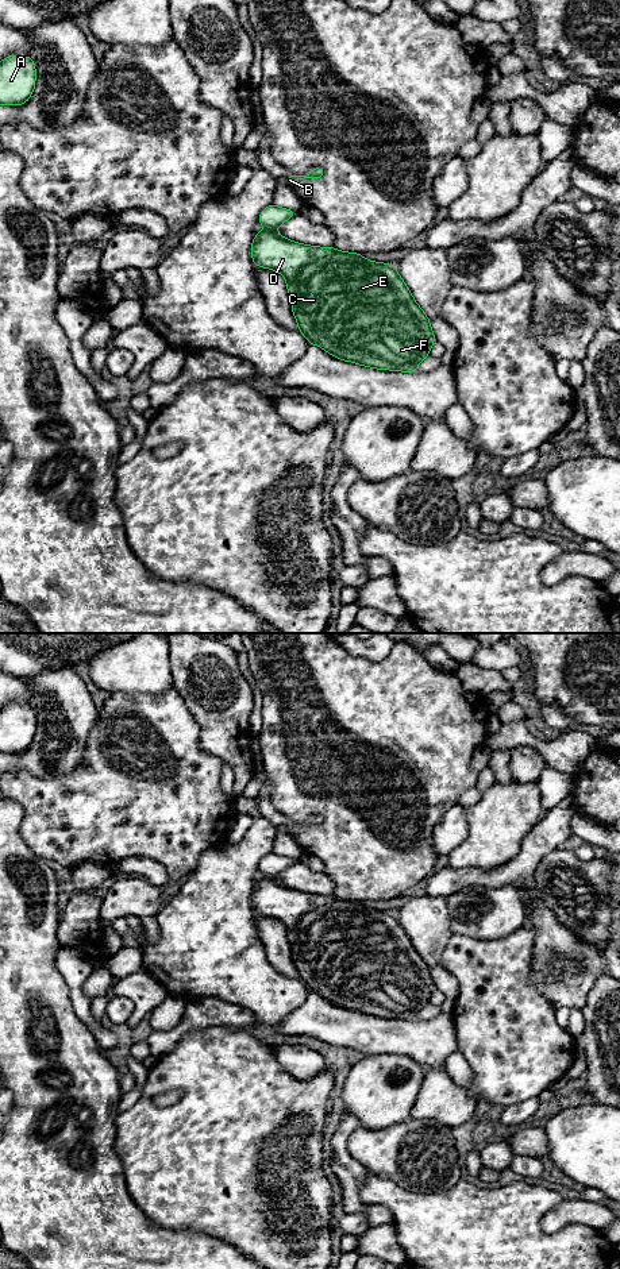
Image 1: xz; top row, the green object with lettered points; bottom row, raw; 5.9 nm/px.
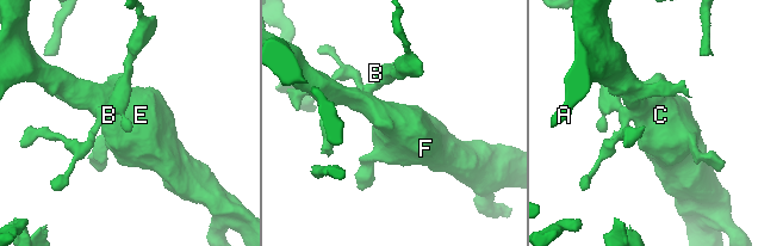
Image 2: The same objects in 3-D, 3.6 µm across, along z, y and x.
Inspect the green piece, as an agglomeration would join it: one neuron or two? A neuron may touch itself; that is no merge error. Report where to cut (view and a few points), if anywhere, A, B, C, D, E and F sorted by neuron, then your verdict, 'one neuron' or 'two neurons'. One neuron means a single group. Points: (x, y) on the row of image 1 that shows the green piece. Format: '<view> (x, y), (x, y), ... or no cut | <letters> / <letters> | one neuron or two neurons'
xz (265, 228), (273, 231) | A C D E F / B | two neurons

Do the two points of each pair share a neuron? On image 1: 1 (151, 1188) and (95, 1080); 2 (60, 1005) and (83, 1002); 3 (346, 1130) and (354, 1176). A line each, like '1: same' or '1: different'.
1: different
2: different
3: same

